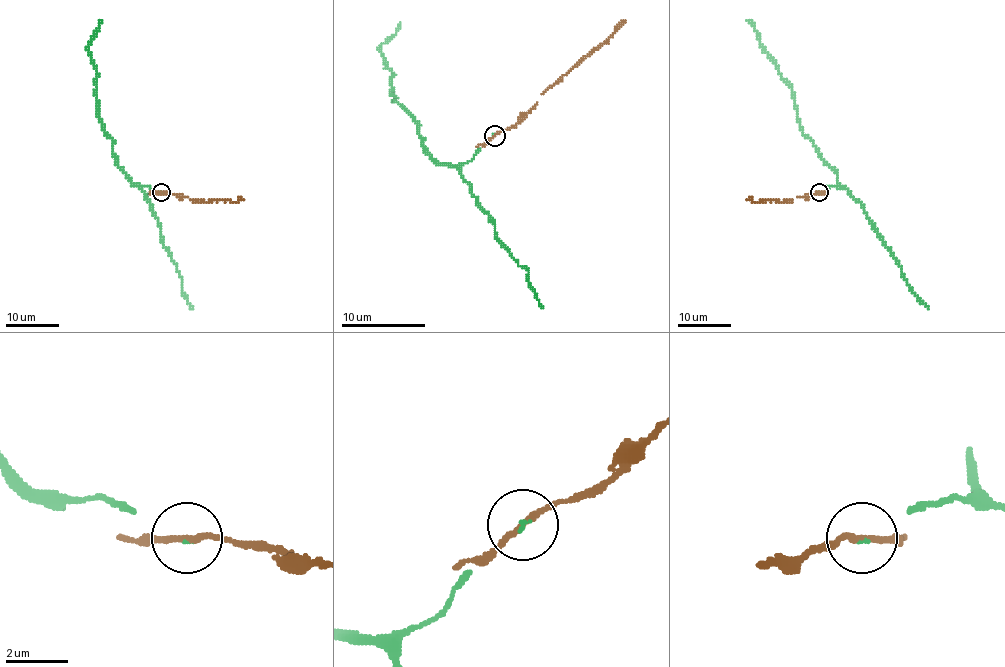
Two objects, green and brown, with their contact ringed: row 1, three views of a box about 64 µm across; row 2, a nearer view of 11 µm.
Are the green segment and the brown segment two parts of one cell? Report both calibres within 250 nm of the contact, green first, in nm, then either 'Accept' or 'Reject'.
Thickness 60 nm (green) against 190 nm. Accept

